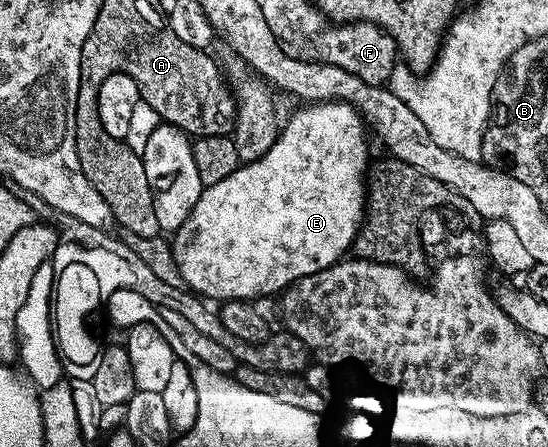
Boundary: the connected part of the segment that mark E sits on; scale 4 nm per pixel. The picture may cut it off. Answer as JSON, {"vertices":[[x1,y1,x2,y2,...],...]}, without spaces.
{"vertices":[[310,102,291,118,281,125,276,142,264,158,256,158,256,162,242,164,235,172,228,174,224,182,207,184,203,187,196,206,192,206,192,214,173,233,172,245,175,254,176,266,179,267,180,278,189,291,205,298,207,301,225,302,228,300,257,301,257,296,270,296,281,293,295,284,300,278,308,274,316,274,328,266,338,263,353,249,354,240,358,237,358,230,362,226,366,211,366,179,368,176,368,163,370,152,366,149,365,136,368,128,358,111,351,104,337,102]]}

